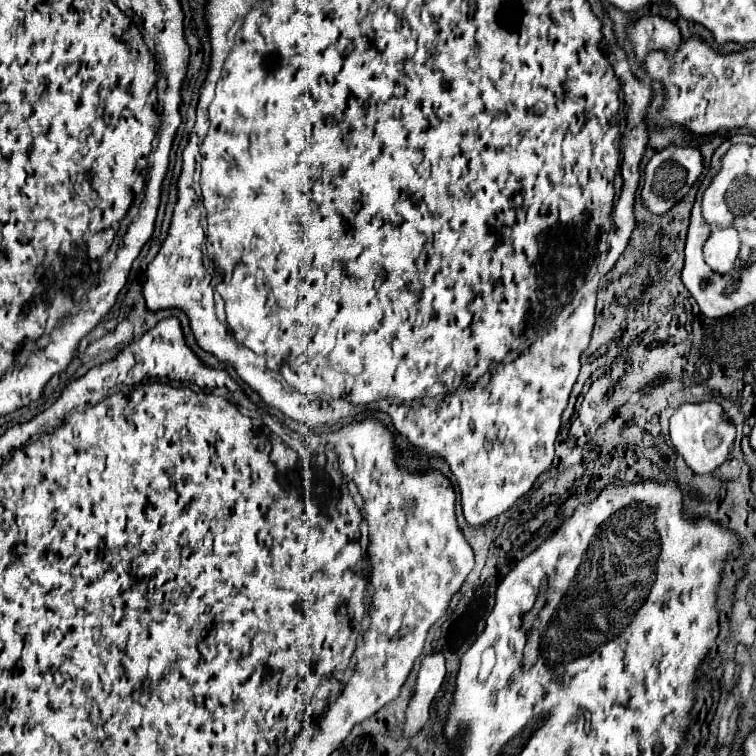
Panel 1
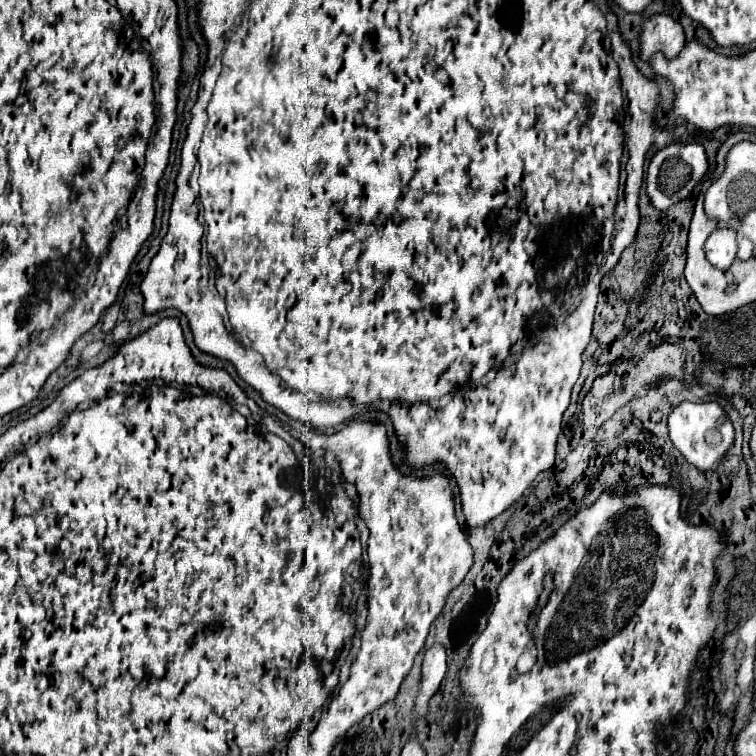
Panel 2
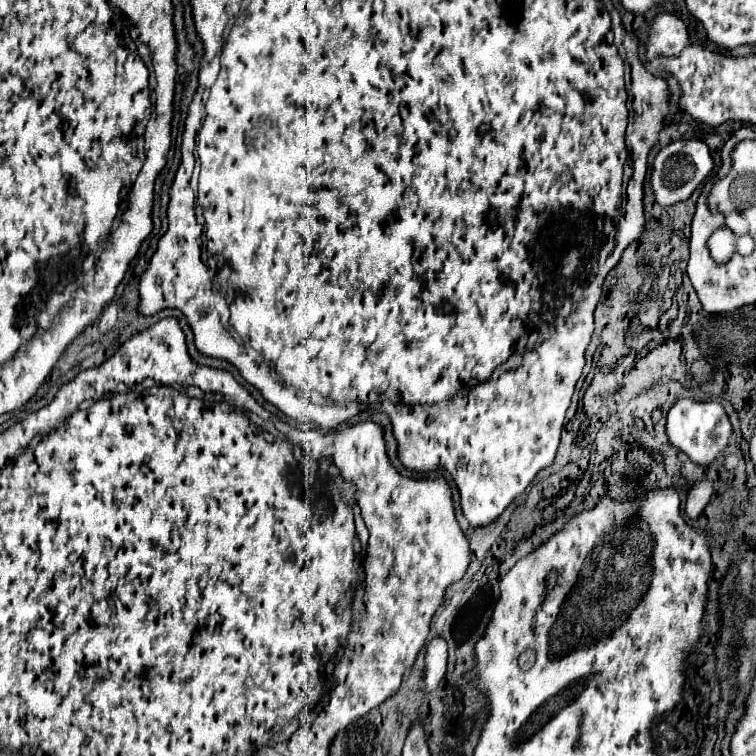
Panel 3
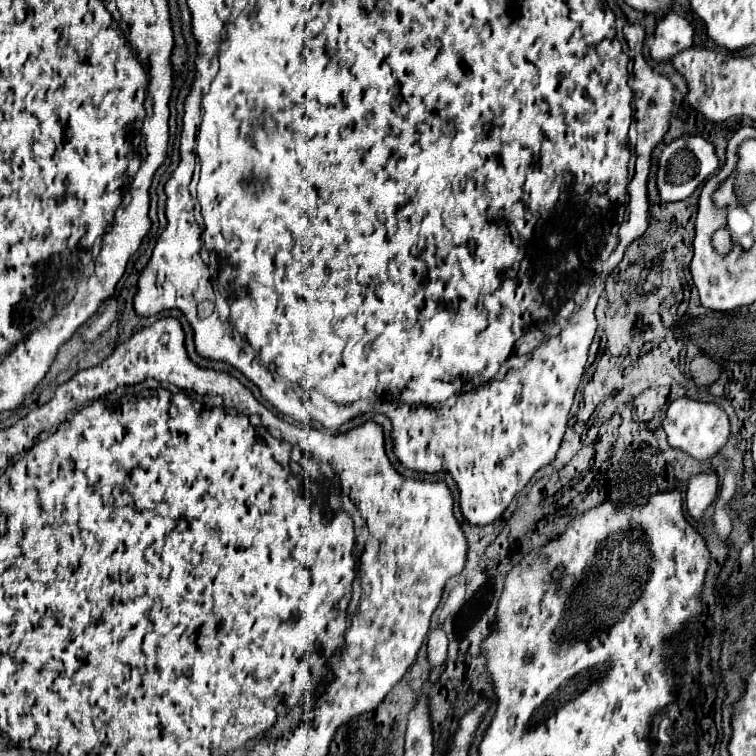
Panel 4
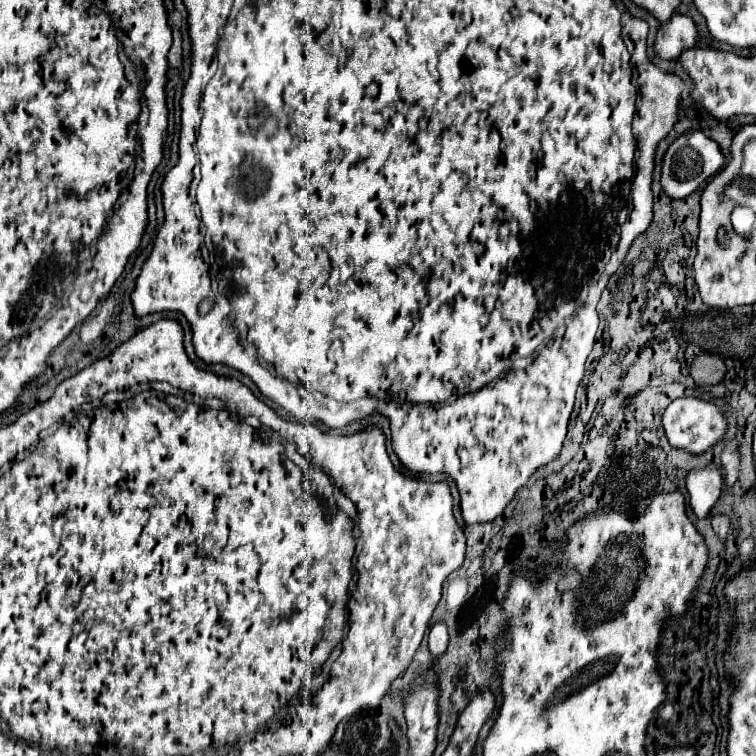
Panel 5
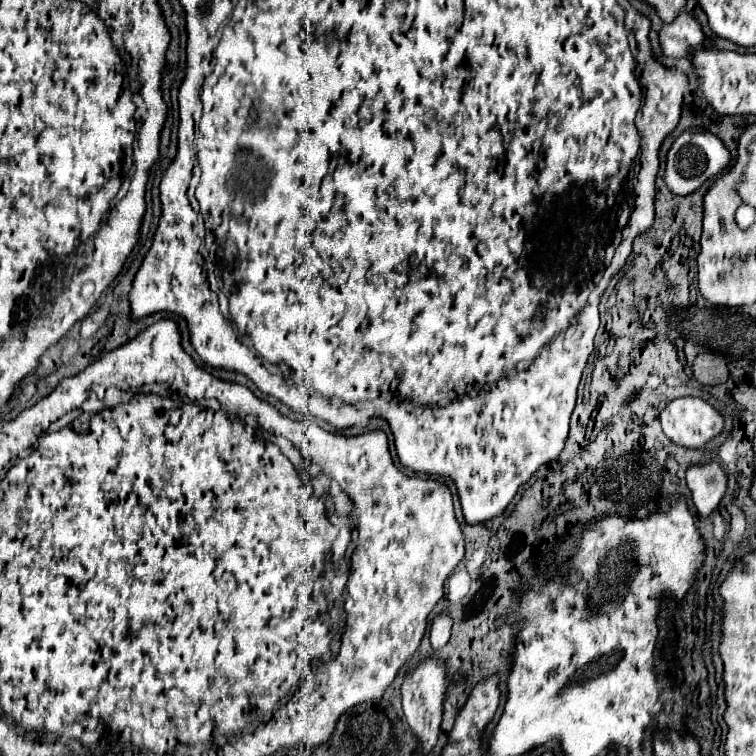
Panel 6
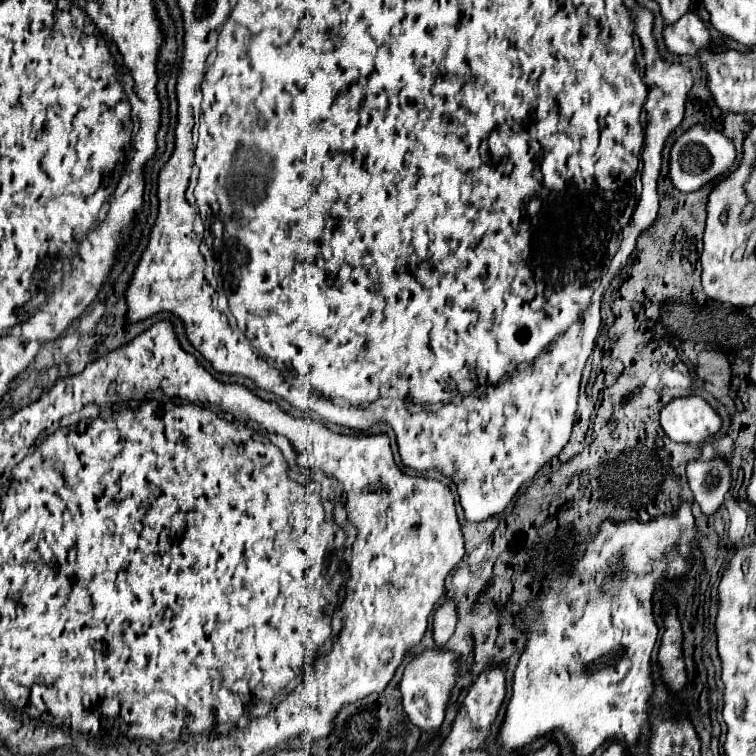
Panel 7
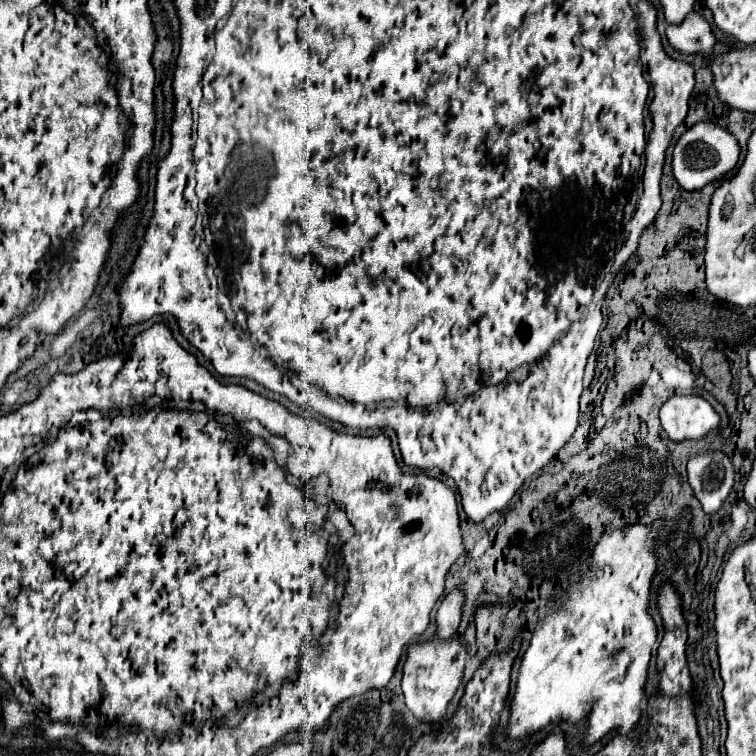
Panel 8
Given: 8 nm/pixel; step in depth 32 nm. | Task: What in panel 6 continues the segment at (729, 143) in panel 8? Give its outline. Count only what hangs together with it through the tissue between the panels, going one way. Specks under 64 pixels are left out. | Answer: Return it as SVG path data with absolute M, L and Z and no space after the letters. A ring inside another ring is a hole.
M690 128L682 136L676 138L676 142L672 144L668 152L664 182L674 194L686 196L698 190L710 178L716 178L718 174L726 172L730 164L732 164L732 150L716 134L706 132L704 128Z

